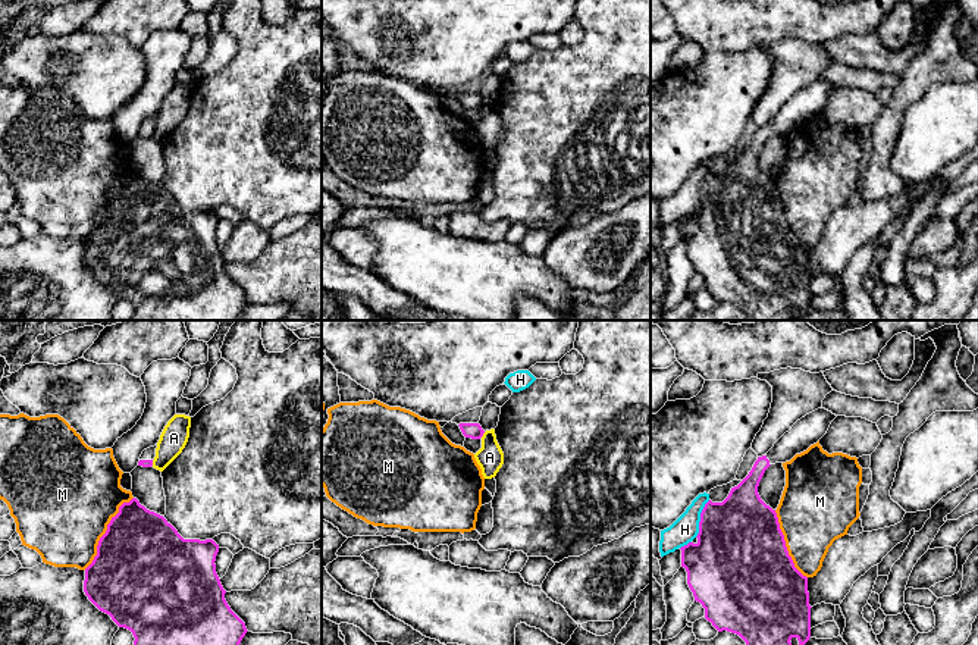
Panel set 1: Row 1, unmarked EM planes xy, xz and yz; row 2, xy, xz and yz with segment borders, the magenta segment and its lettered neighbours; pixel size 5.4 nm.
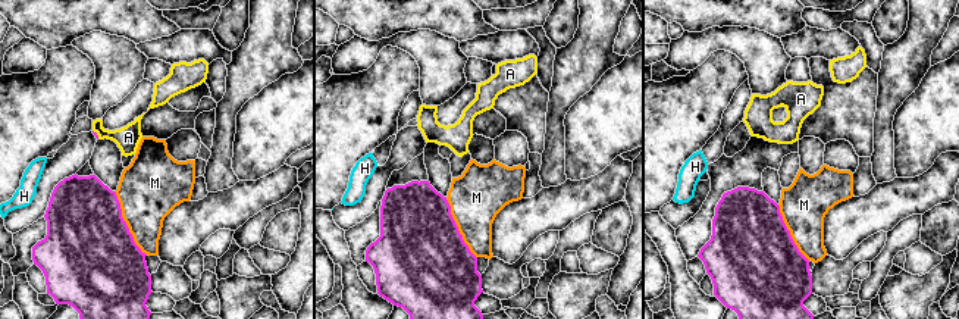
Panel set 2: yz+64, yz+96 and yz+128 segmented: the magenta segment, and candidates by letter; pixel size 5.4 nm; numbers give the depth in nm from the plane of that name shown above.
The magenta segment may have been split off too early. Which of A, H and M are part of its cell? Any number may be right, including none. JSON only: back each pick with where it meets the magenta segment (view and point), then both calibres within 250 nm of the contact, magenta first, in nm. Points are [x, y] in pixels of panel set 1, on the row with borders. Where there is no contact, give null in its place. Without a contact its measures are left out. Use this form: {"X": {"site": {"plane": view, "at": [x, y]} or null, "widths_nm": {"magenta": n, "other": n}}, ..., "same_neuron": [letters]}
{"same_neuron": []}

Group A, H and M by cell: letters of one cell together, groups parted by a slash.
A / H / M

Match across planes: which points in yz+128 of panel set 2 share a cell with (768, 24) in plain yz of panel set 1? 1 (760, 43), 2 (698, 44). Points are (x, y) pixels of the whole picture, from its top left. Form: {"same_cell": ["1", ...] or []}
{"same_cell": []}

